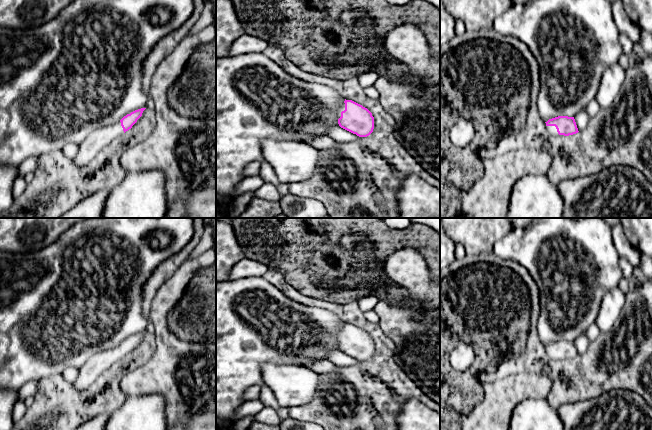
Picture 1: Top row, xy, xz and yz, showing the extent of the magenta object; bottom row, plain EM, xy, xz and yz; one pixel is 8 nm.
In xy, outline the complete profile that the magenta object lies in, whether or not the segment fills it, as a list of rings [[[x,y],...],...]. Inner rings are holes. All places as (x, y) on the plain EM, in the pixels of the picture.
[[[141,332],[124,340],[119,346],[97,352],[79,368],[76,379],[72,382],[78,391],[88,388],[103,372],[121,361],[132,352],[146,332]]]

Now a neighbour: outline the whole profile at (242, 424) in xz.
[[[246,416],[242,419],[236,420],[233,424],[232,430],[247,430],[254,420],[254,416]]]

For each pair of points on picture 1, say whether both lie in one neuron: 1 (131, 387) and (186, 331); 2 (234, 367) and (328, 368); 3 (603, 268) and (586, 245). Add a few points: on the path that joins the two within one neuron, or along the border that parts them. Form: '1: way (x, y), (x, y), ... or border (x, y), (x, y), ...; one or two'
1: border (170, 331), (186, 341), (203, 343); two
2: border (326, 359), (312, 361), (306, 365); two
3: way (597, 262), (588, 251); one

